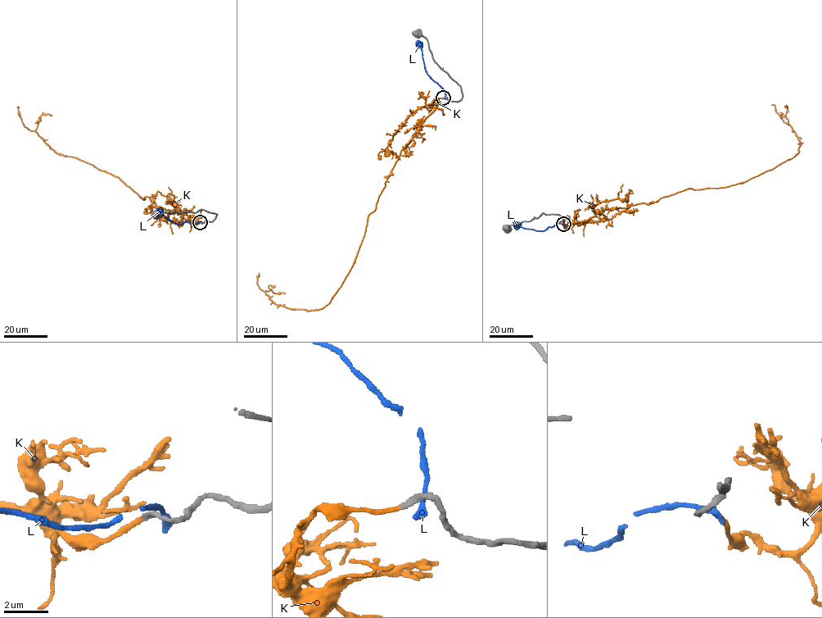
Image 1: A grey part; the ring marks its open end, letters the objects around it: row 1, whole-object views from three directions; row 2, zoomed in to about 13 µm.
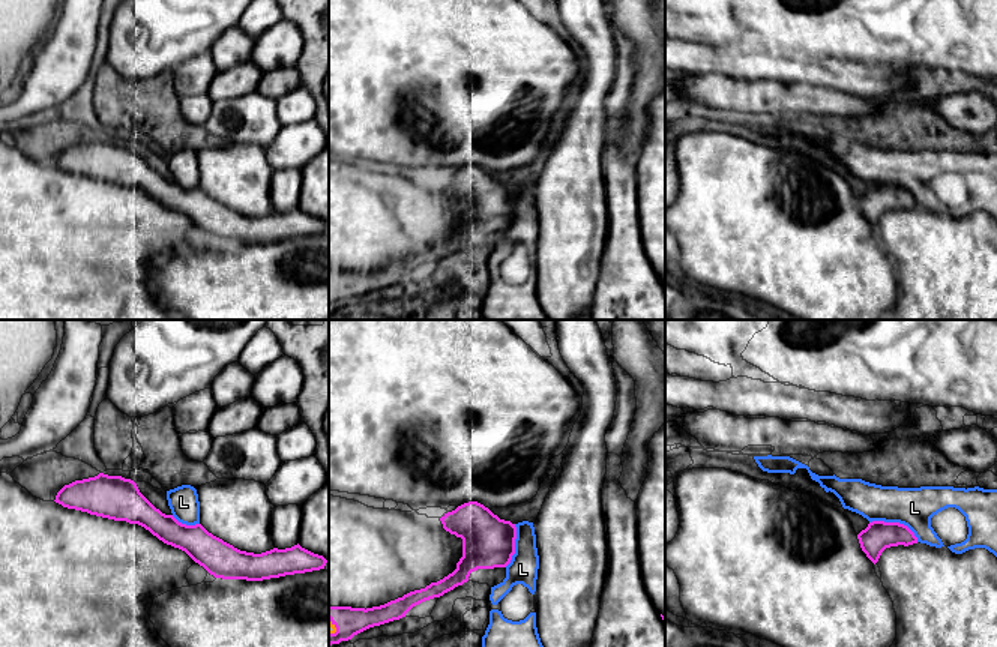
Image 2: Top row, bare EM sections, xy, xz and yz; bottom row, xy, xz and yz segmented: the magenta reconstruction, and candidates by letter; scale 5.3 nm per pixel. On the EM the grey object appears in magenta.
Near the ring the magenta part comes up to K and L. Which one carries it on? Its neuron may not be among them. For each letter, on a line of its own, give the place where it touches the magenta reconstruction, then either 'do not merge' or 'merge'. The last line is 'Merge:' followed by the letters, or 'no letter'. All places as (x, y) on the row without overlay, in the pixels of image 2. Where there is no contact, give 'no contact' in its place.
K: meets magenta in xz at (335, 290); merge
L: meets magenta in yz at (895, 186); do not merge
Merge: K

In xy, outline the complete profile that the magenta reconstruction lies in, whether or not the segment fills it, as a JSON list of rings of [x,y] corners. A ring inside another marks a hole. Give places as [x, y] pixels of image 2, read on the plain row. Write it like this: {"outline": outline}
{"outline": [[[99,137],[65,149],[56,167],[90,179],[138,188],[167,209],[185,215],[210,239],[222,243],[263,245],[324,233],[327,224],[299,207],[254,218],[234,212],[201,188],[186,189],[156,173],[137,147],[122,140]]]}

